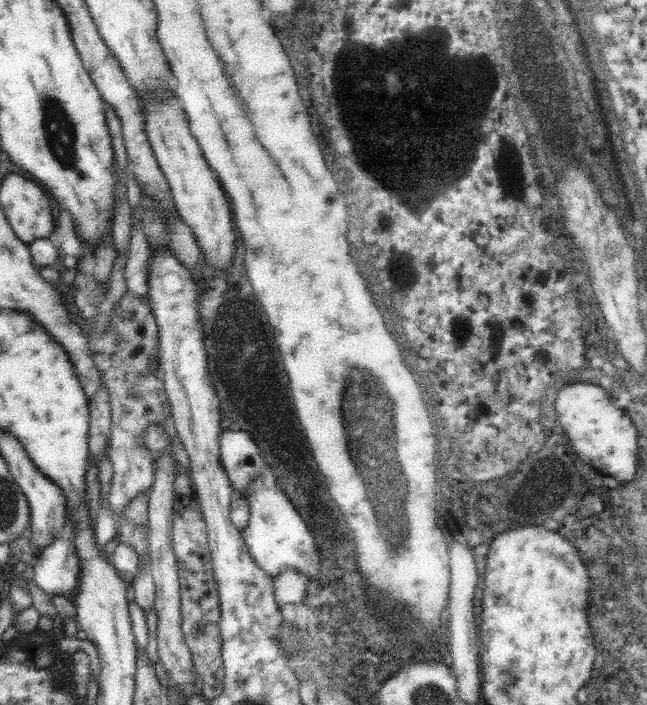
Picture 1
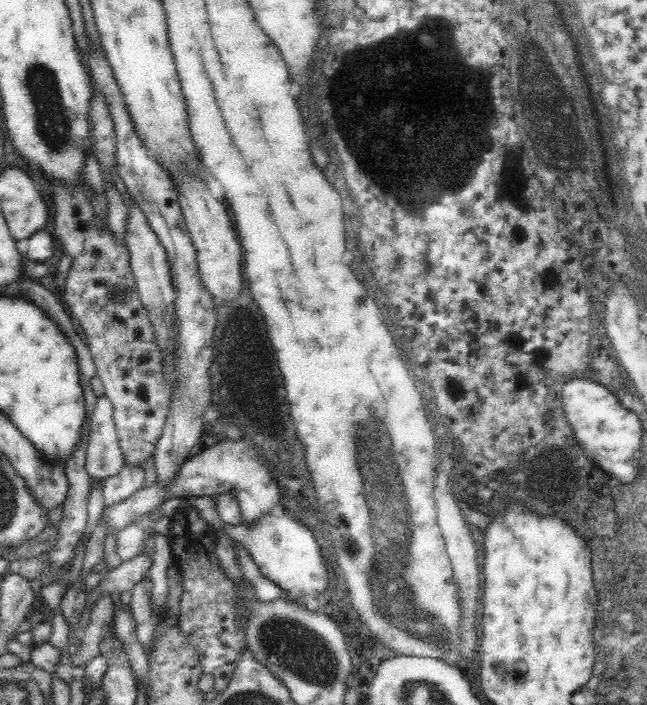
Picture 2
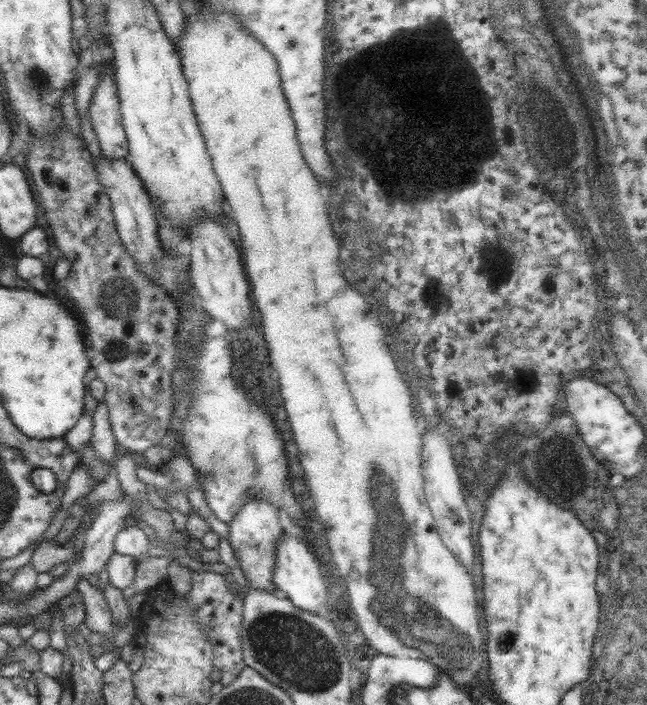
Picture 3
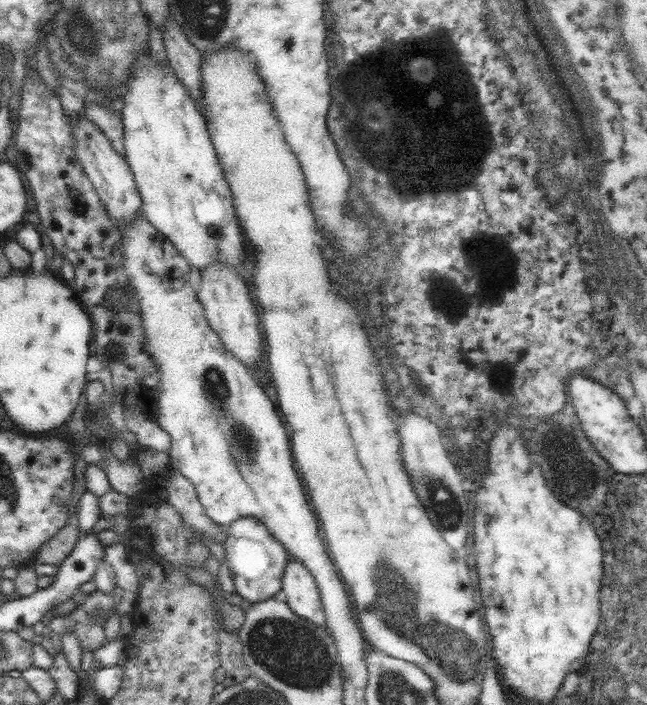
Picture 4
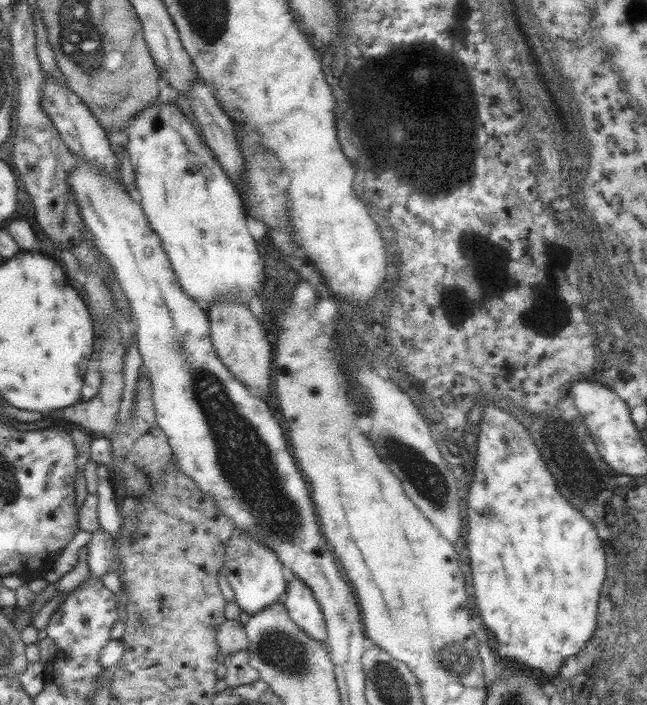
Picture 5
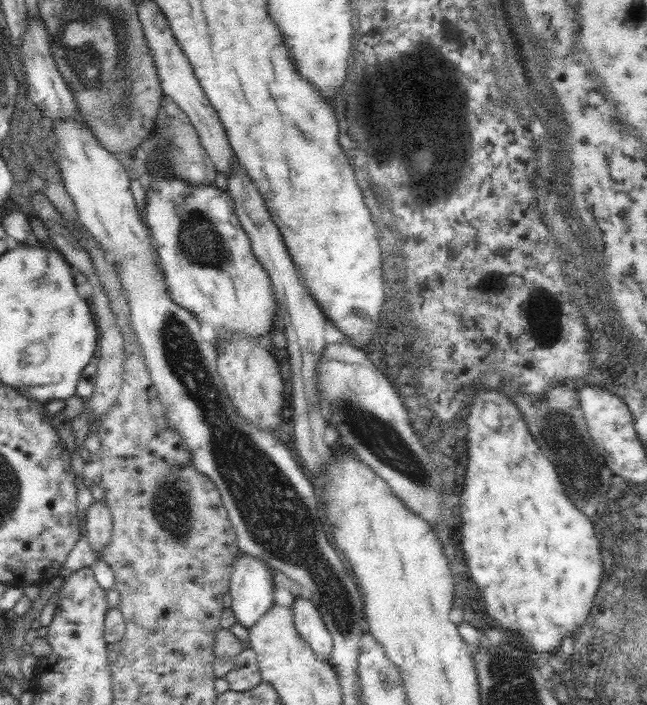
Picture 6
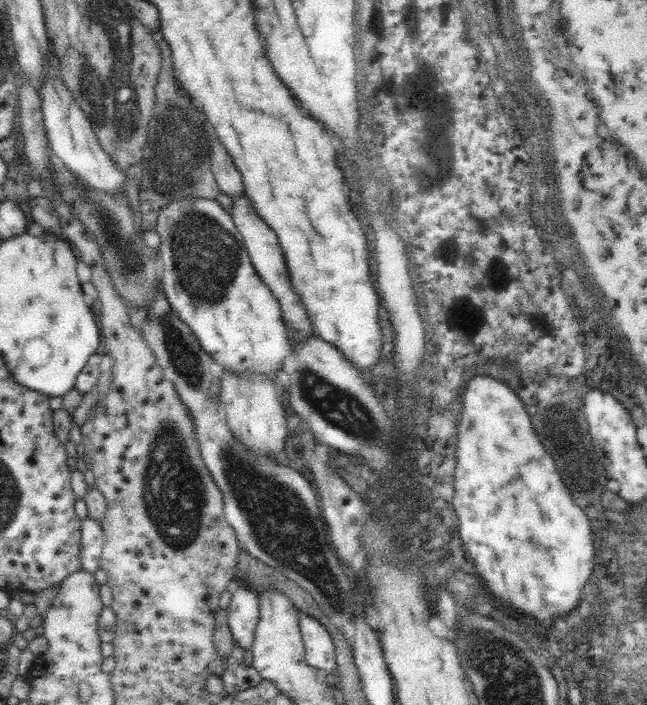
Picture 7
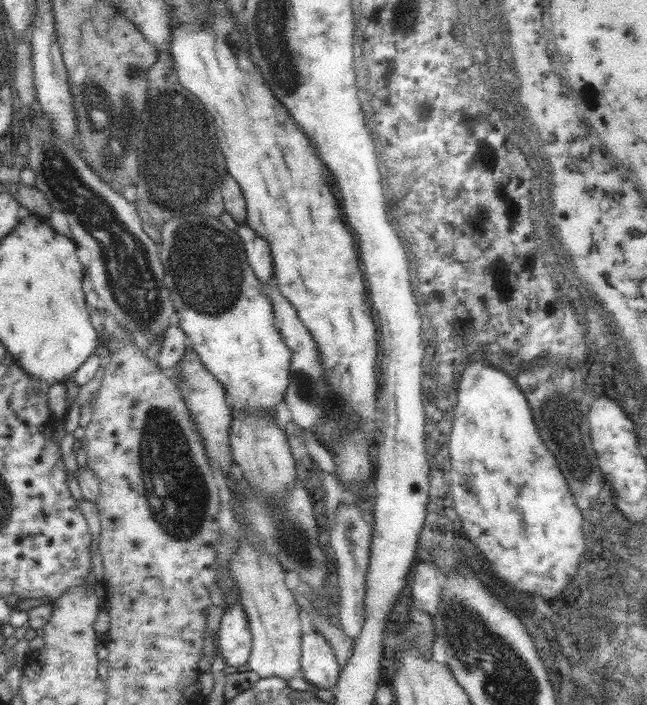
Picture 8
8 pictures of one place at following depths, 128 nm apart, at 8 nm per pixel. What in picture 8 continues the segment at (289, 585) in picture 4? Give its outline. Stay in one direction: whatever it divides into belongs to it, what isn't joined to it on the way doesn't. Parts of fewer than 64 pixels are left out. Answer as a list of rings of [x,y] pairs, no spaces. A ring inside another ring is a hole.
[[[310,632],[301,636],[301,675],[318,689],[335,689],[341,672],[329,639]]]

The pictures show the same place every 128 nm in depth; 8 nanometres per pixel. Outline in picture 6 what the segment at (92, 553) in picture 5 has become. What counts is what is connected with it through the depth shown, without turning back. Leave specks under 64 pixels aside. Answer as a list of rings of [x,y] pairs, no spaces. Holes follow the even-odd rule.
[[[93,502],[86,513],[86,533],[88,544],[94,550],[98,559],[102,559],[102,552],[110,544],[113,530],[113,518],[106,502]]]

